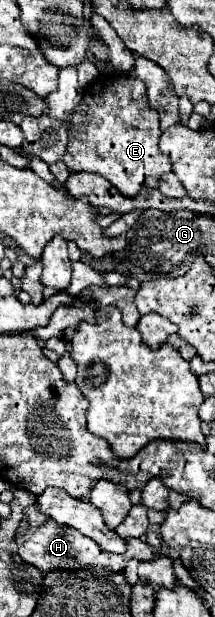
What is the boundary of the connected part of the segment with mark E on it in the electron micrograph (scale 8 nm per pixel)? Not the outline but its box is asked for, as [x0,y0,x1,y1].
[64,75,172,197]

